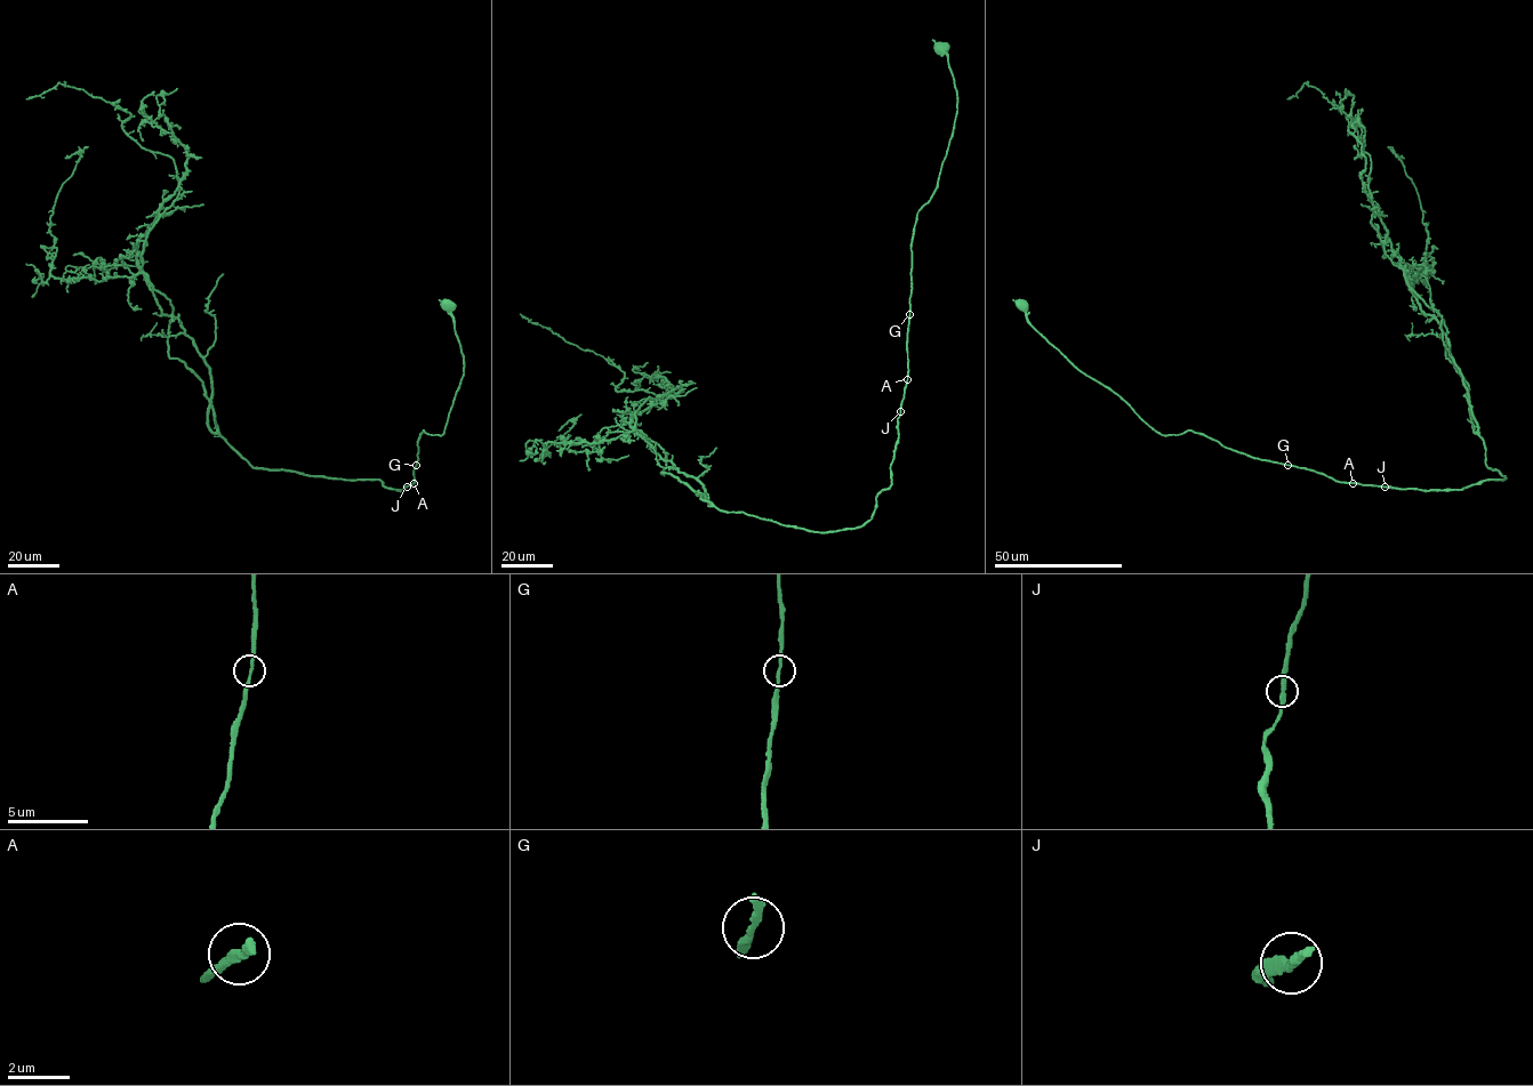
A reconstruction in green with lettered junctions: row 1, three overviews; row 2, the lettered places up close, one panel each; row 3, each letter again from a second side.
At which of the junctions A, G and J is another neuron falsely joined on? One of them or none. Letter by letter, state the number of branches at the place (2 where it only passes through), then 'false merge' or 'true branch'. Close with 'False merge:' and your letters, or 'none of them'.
A: 2 branches meet; true branch
G: 2 branches meet; true branch
J: 2 branches meet; true branch
False merge: none of them

